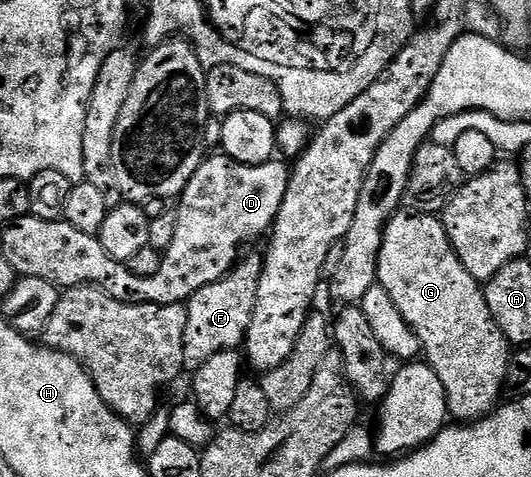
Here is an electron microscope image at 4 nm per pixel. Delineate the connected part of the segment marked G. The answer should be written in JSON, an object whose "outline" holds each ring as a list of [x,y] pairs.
{"outline":[[[397,213],[391,216],[383,231],[383,243],[380,245],[379,251],[377,283],[384,285],[384,289],[388,289],[388,297],[392,297],[392,301],[396,301],[396,309],[400,309],[400,317],[404,317],[404,321],[408,321],[412,333],[416,333],[416,337],[422,346],[421,354],[424,356],[425,362],[435,371],[436,376],[440,377],[440,382],[444,385],[444,393],[447,395],[449,418],[470,425],[479,419],[485,419],[491,411],[499,406],[500,400],[503,398],[503,396],[501,397],[502,386],[505,388],[508,383],[506,370],[512,358],[512,345],[506,340],[504,333],[500,333],[500,325],[496,325],[492,313],[488,313],[488,303],[483,286],[468,273],[468,269],[464,268],[464,265],[460,265],[460,257],[456,257],[456,253],[448,241],[448,233],[444,229],[441,218],[438,215],[405,214]]]}

